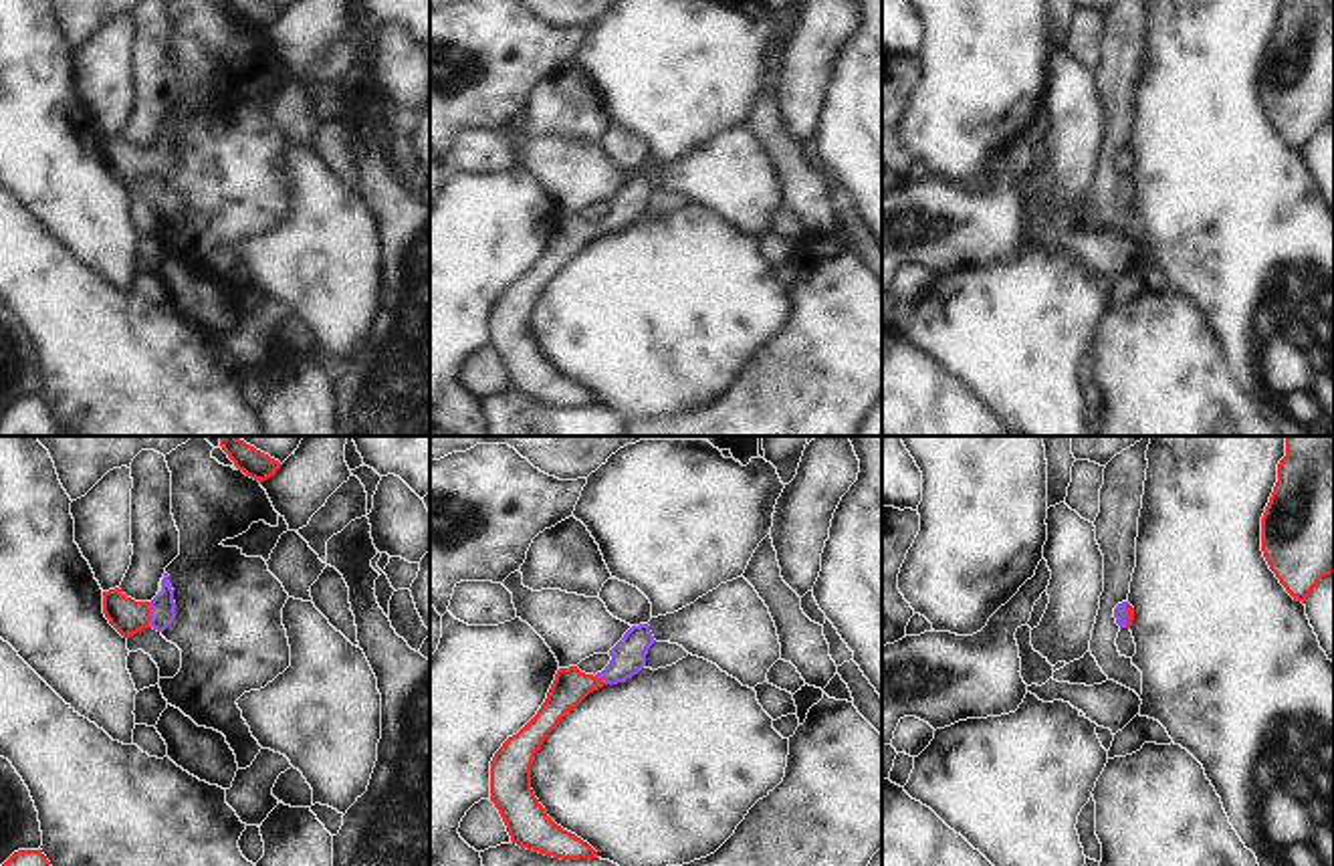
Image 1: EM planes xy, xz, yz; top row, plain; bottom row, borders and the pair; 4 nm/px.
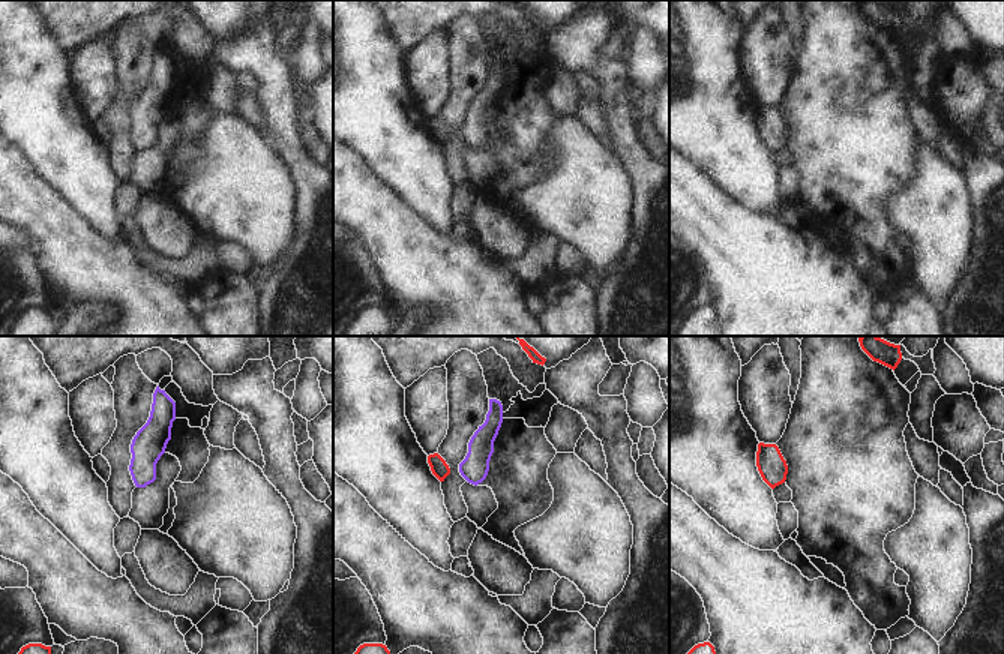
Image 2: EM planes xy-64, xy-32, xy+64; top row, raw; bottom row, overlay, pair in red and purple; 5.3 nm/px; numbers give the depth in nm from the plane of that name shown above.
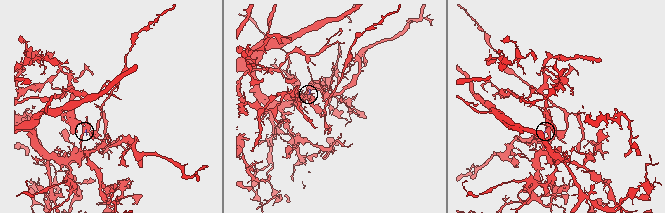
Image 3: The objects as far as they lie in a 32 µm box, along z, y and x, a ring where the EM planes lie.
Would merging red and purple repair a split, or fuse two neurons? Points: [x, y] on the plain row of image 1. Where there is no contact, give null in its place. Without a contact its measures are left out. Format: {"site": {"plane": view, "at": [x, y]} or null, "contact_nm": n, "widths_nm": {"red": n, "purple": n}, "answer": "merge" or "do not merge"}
{"site": {"plane": "xy", "at": [148, 162]}, "contact_nm": 100, "widths_nm": {"red": 140, "purple": 110}, "answer": "merge"}

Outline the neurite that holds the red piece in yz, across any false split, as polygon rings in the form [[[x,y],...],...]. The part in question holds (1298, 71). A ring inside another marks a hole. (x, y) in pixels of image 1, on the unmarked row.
[[[1286,0],[1280,8],[1261,65],[1261,99],[1302,151],[1334,119],[1334,0]]]

